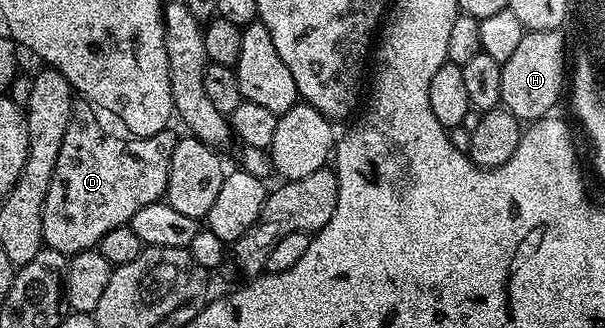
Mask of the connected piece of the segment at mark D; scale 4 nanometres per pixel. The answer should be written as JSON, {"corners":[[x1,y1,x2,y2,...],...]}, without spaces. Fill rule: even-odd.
{"corners":[[74,103,73,117,67,126,67,134,63,134,63,146,59,146,55,174,51,174,51,186,47,186,47,198,43,206,43,244,44,247,59,250,66,258,76,252,96,249,107,230,115,230,119,226,129,224,133,215,143,210,143,206,151,206,164,197,171,154,178,141,178,137,172,136,172,131,169,130,154,136,120,140,117,136,108,136,101,129,96,114,98,115,92,103]]}

